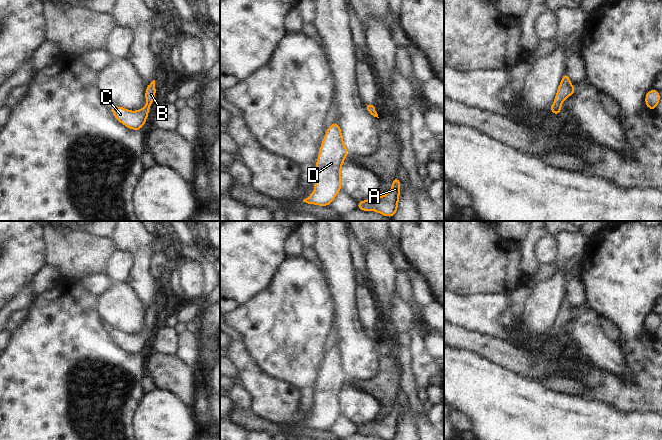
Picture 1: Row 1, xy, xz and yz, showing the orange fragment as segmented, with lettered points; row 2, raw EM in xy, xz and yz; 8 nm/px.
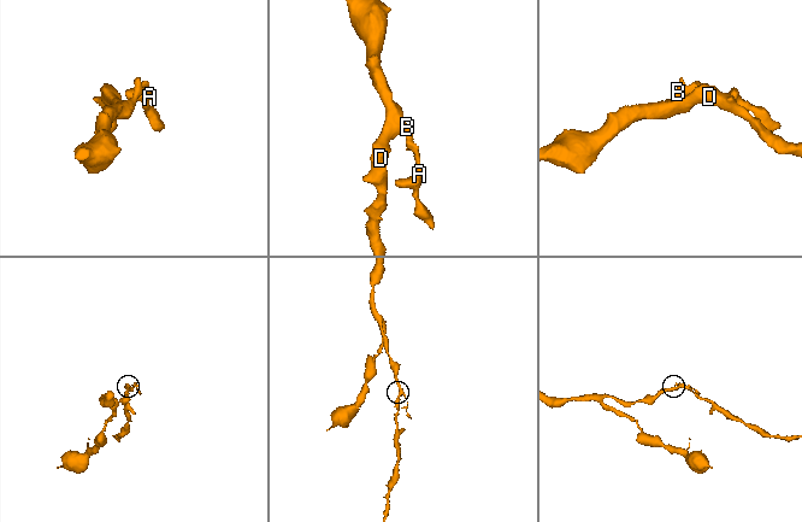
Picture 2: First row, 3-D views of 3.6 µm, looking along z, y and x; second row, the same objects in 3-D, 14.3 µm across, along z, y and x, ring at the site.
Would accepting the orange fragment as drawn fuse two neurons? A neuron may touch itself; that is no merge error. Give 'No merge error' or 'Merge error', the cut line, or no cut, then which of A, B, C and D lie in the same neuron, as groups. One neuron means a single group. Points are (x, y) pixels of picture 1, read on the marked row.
No merge error. No split. Groups: A B C D

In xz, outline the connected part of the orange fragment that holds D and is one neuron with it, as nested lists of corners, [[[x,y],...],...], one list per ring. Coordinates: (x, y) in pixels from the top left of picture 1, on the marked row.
[[[332,123],[324,135],[315,164],[314,191],[303,202],[316,206],[330,206],[342,190],[341,169],[349,154],[343,142],[341,127]]]

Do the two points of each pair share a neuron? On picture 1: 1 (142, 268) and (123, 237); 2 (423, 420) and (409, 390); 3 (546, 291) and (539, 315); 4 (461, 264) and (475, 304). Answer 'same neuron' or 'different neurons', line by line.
1: same neuron
2: different neurons
3: same neuron
4: different neurons

